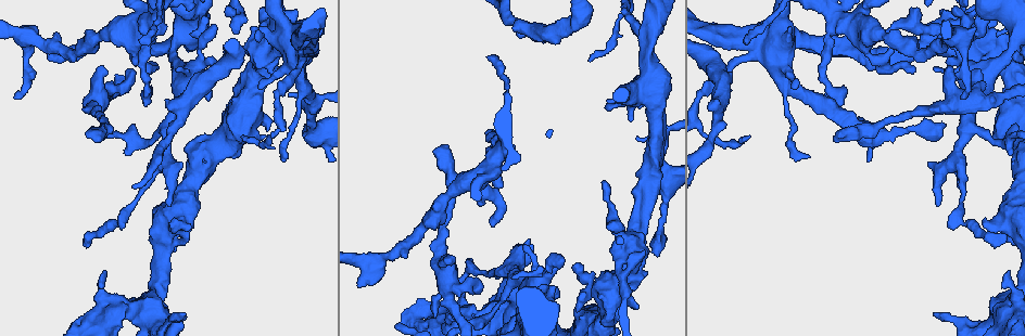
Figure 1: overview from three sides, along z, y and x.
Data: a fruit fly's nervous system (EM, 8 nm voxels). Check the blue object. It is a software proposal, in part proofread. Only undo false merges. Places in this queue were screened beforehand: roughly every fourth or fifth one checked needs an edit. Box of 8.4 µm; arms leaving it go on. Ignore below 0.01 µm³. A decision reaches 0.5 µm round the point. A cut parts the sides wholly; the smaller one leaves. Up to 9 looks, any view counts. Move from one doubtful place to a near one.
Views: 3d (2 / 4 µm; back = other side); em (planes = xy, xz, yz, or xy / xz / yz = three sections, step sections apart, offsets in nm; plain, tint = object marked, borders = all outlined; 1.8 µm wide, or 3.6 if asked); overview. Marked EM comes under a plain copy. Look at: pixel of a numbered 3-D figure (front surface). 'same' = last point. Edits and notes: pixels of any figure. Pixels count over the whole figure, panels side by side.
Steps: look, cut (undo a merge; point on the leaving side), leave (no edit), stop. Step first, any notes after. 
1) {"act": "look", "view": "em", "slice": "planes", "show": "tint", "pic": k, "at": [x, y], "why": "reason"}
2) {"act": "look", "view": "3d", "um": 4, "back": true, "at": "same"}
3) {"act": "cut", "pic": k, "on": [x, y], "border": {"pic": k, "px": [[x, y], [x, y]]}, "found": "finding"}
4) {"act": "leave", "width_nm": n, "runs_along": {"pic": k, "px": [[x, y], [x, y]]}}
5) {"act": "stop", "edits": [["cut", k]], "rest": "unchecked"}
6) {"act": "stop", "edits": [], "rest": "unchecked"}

{"act": "look", "view": "3d", "um": 4, "pic": 1, "at": [521, 322], "why": "thin neck"}

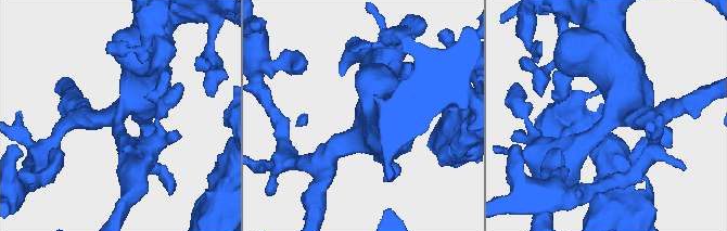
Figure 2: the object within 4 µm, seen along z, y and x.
{"act": "look", "view": "em", "um": 3.6, "slice": "planes", "show": "tint", "pic": 2, "at": [606, 125], "arms": 3, "arm_widths_nm": [320, 340, 750]}

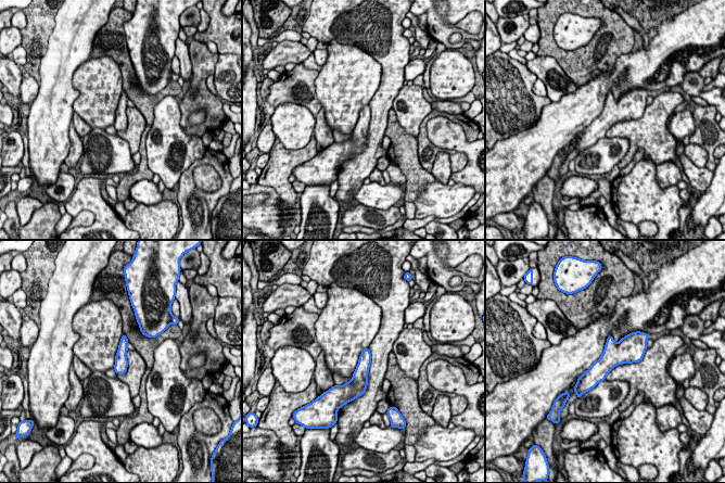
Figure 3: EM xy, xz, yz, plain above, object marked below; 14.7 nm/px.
{"act": "leave", "found": "all the same cell"}

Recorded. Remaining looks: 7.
{"act": "look", "view": "3d", "um": 2, "back": true, "pic": 1, "at": [115, 322], "why": "thin arm on a thick one"}

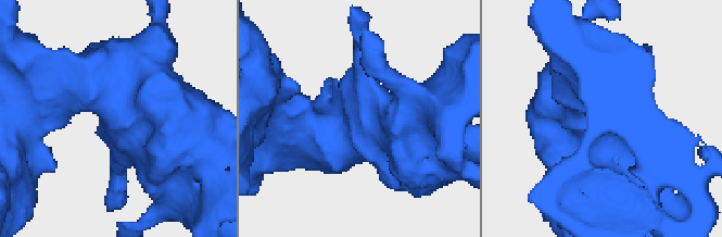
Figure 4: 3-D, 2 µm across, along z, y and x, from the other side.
{"act": "look", "view": "em", "slice": "yz", "step": 16, "show": "borders", "pic": 4, "at": [115, 117], "why": "need the tissue"}

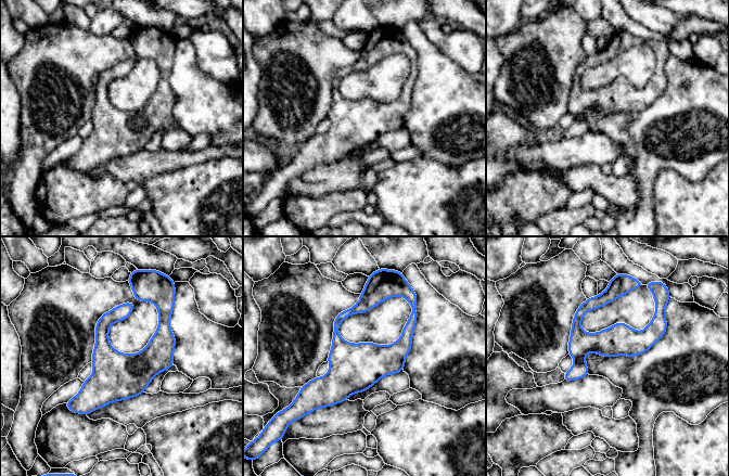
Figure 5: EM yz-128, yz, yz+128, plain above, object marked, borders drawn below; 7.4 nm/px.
{"act": "look", "view": "em", "slice": "planes", "show": "borders", "at": "same", "why": "another direction"}

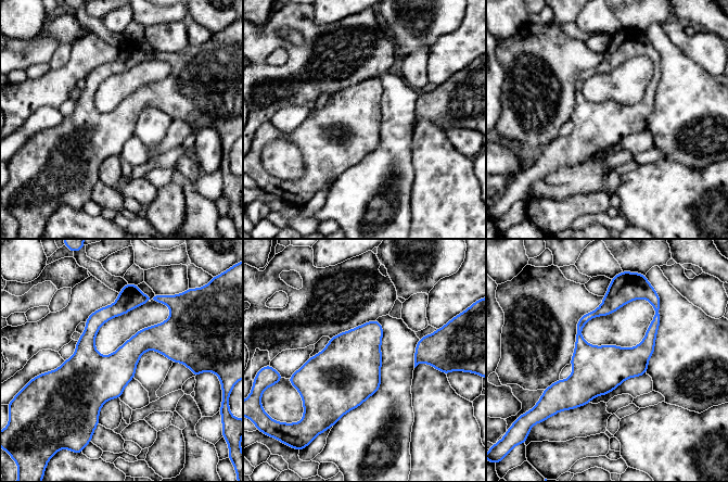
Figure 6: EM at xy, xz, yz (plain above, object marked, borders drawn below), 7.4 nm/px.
{"act": "leave", "width_nm": 300, "found": "continuous, no second cell"}

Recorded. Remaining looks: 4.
{"act": "look", "view": "3d", "um": 2, "back": true, "pic": 1, "at": [785, 84], "why": "a fork"}

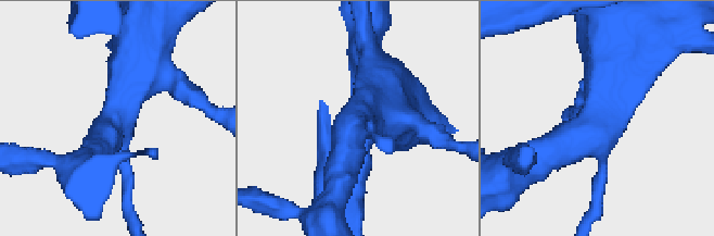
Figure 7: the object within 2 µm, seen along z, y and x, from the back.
{"act": "look", "view": "em", "slice": "planes", "show": "tint", "pic": 7, "at": [354, 124], "arms": 3, "why": "shape alone is not enough"}

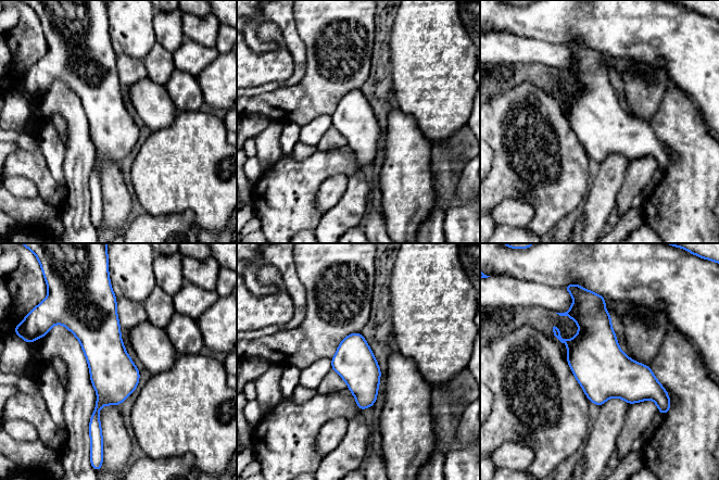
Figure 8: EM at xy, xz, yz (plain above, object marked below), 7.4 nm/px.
{"act": "leave", "runs_along": {"pic": 8, "px": [[110, 300], [105, 396], [96, 427]]}, "found": "all the same cell"}

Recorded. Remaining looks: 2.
{"act": "look", "view": "em", "slice": "planes", "show": "tint", "pic": 1, "at": [130, 34], "why": "four or more arms meet"}

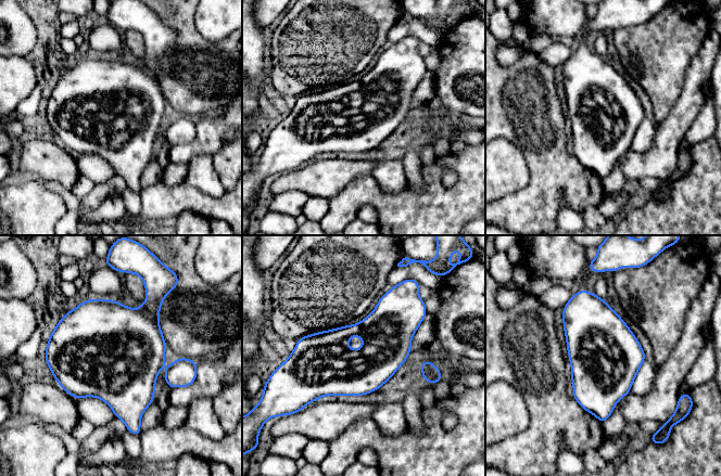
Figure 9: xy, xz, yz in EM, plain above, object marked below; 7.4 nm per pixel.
{"act": "leave", "width_nm": 340, "found": "all the same cell"}

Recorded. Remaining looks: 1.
{"act": "stop", "edits": [], "rest": "unchecked"}

